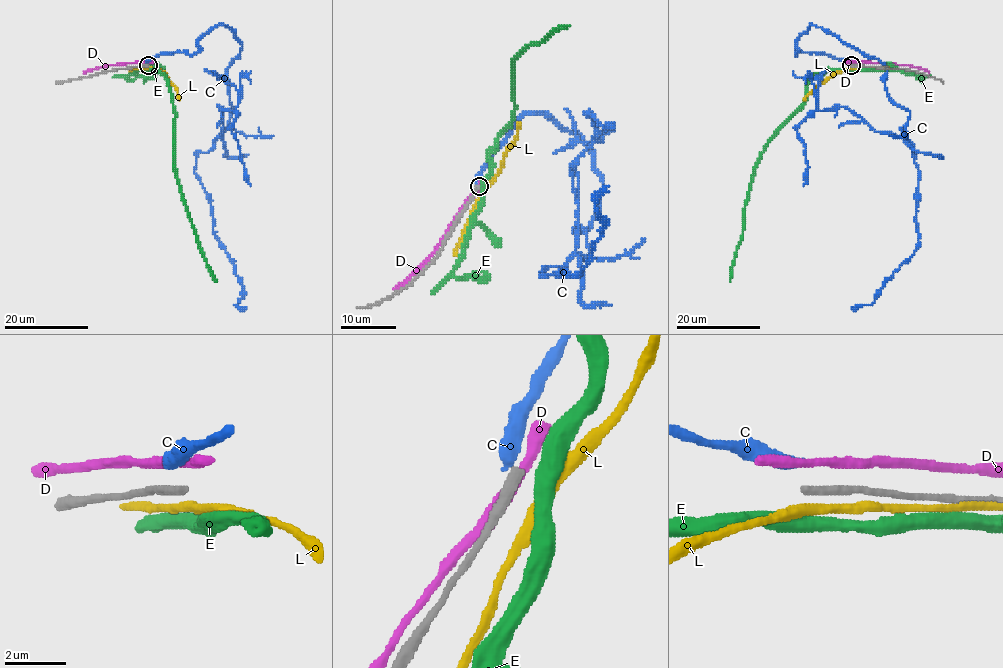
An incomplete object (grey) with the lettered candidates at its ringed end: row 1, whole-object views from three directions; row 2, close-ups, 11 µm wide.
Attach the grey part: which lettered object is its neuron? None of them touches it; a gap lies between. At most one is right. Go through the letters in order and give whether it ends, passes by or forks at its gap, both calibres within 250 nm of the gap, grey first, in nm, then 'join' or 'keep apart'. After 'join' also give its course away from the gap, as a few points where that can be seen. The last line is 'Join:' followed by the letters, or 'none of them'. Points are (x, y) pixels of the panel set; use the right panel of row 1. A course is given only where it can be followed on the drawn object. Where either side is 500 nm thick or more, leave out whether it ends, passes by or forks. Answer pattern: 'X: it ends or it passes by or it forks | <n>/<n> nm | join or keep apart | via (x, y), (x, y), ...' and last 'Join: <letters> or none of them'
C: it ends | 320/480 nm | keep apart
D: it passes by | 320/300 nm | keep apart
E: it passes by | 320/480 nm | keep apart
L: it passes by | 320/400 nm | keep apart
Join: none of them

